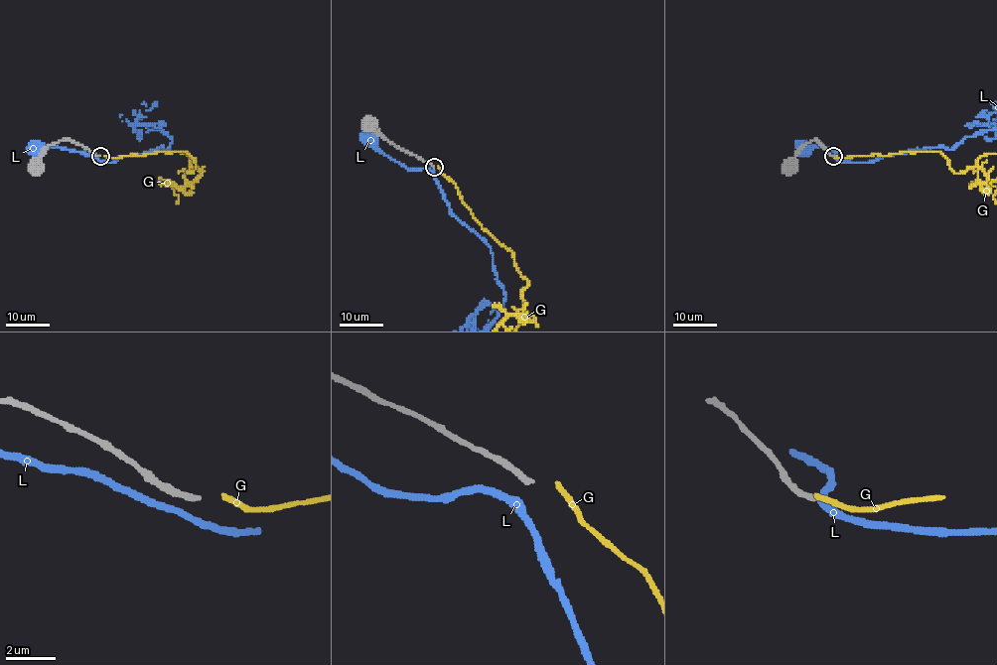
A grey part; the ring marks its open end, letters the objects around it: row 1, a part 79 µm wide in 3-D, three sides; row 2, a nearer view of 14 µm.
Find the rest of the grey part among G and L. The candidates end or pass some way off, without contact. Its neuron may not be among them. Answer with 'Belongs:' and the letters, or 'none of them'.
Belongs: none of them

